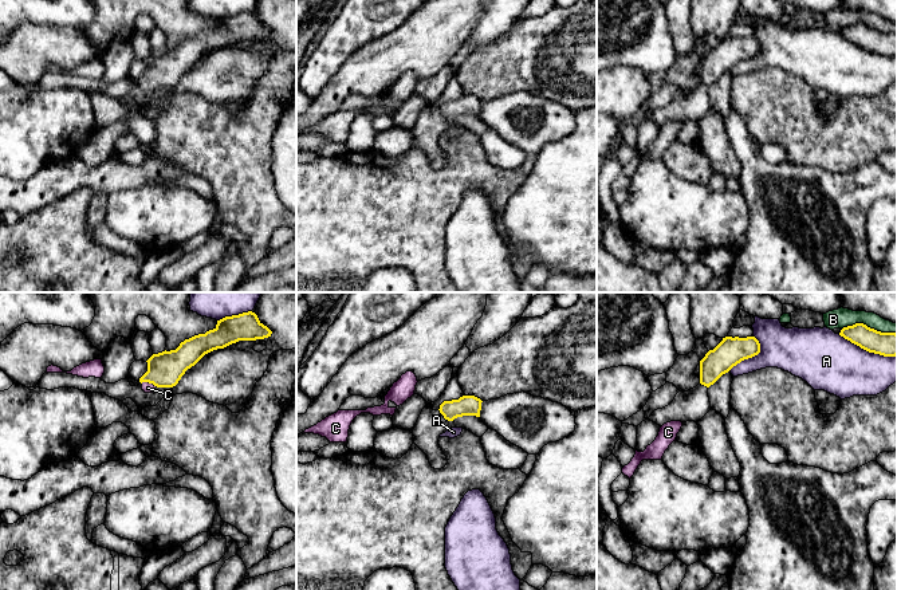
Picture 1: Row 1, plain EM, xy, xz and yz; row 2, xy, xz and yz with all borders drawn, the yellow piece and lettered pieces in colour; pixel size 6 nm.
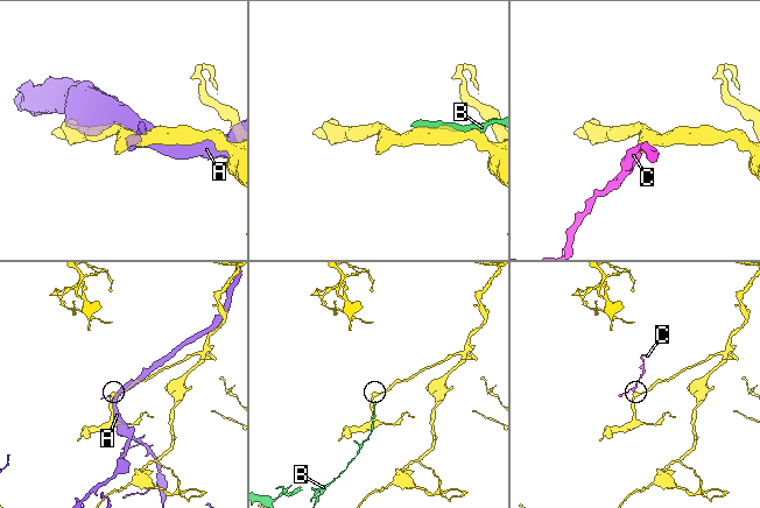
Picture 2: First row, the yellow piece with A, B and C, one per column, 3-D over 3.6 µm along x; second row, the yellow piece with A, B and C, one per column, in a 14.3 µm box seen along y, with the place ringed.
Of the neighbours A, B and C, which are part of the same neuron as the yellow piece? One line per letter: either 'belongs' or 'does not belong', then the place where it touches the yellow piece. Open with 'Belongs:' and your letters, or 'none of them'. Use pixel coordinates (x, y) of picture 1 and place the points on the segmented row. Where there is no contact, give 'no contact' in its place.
Belongs: C
A: does not belong | yz (868, 350)
B: does not belong | yz (869, 327)
C: belongs | xy (149, 382)

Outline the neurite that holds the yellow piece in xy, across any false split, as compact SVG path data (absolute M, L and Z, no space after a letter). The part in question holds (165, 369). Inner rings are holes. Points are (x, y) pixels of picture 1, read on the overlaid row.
M252 311L225 316L217 320L213 330L185 339L176 350L153 354L146 361L147 371L139 378L142 390L153 393L156 388L173 388L205 354L239 341L264 339L271 334Z

